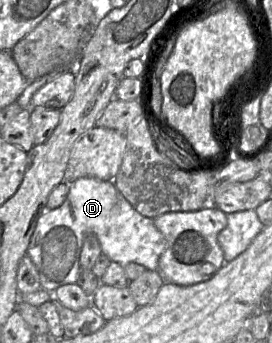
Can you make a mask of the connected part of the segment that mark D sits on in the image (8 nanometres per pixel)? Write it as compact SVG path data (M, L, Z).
M91 177L76 179L69 183L69 191L62 205L46 210L38 219L26 254L39 273L41 288L34 293L21 295L22 302L39 307L51 302L54 291L60 286L77 282L79 257L86 234L94 234L102 254L121 266L136 263L147 270L158 271L159 258L166 248L166 240L154 225L154 219L139 214L117 190L113 181Z

